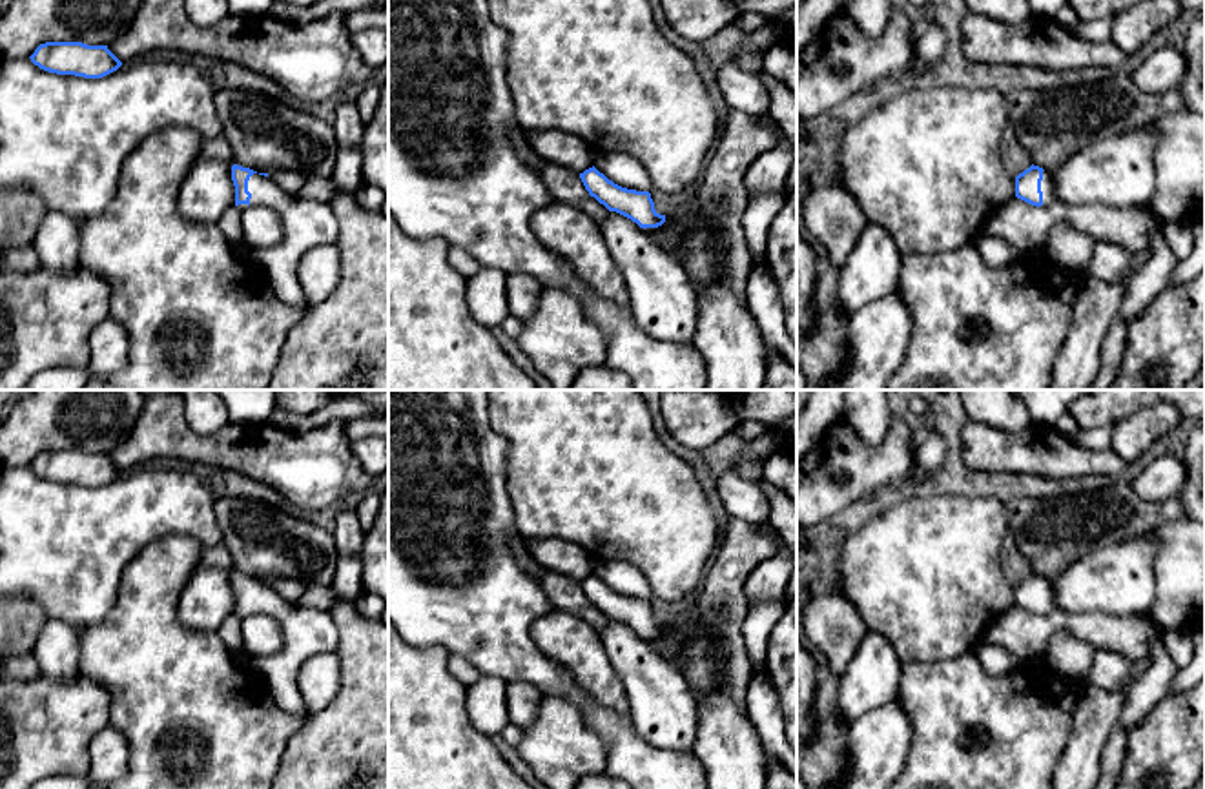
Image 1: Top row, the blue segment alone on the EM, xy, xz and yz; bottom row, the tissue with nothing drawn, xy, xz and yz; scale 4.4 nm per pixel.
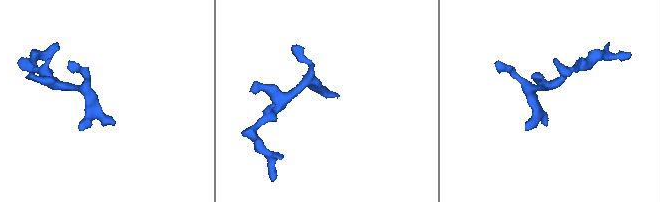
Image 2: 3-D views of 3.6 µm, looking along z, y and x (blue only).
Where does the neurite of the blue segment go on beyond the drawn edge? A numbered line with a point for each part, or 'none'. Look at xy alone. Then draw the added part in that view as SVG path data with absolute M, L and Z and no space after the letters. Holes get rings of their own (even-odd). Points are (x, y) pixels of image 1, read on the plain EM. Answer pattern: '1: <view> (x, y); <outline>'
1: xy (305, 631); M253 581L248 589L250 614L273 618L283 632L283 647L273 656L248 658L275 703L290 714L306 709L297 687L303 663L315 654L335 654L339 634L328 610L308 609L279 598L270 585Z

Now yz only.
1: yz (1047, 596); M1043 579L1041 599L1043 599L1043 614L1048 614L1056 609L1052 596L1052 581L1048 579Z

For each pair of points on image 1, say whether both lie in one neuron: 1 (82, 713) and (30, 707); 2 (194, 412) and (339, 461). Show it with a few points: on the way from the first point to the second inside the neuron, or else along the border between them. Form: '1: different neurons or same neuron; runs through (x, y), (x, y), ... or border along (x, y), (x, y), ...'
1: same neuron; runs through (70, 713), (42, 713)
2: different neurons; border along (183, 409), (192, 429), (214, 432)

